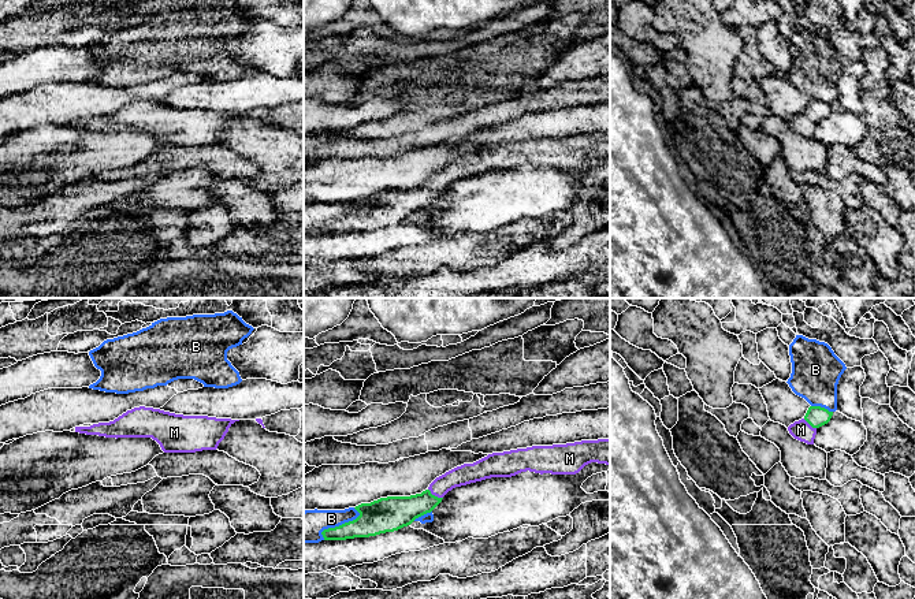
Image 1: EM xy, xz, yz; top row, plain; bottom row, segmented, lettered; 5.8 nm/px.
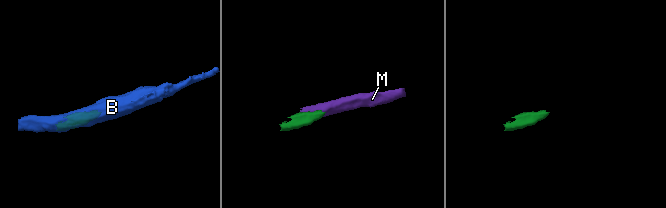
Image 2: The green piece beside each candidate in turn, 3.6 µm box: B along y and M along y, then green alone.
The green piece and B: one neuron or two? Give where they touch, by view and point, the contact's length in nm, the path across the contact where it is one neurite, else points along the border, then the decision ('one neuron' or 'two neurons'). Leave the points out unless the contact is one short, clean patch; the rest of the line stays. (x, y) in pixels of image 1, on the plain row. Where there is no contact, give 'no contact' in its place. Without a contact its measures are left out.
meets green in xz at (337, 220); contact 280 nm long; two neurons

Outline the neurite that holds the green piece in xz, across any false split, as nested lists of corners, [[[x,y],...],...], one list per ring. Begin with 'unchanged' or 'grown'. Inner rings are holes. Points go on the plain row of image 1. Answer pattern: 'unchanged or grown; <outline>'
grown; [[[610,131],[492,146],[436,171],[421,187],[361,197],[354,201],[360,207],[356,213],[324,223],[321,228],[324,234],[346,234],[394,226],[431,207],[455,181],[491,171],[512,171],[527,164],[576,168],[591,156],[610,159]]]

